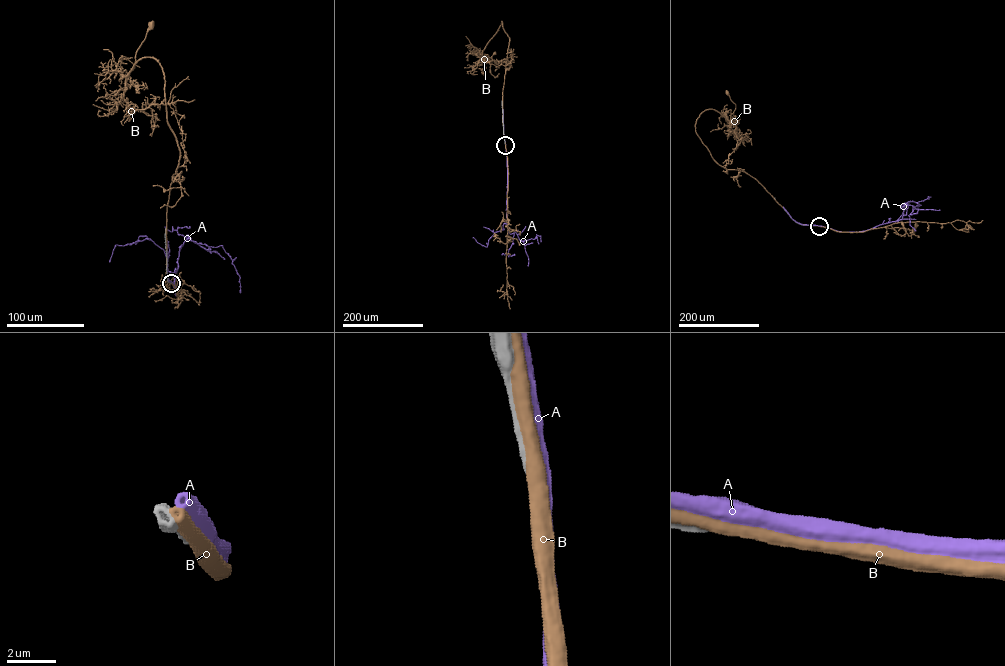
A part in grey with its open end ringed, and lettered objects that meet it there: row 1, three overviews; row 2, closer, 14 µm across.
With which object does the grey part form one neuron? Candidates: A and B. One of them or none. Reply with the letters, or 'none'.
none

